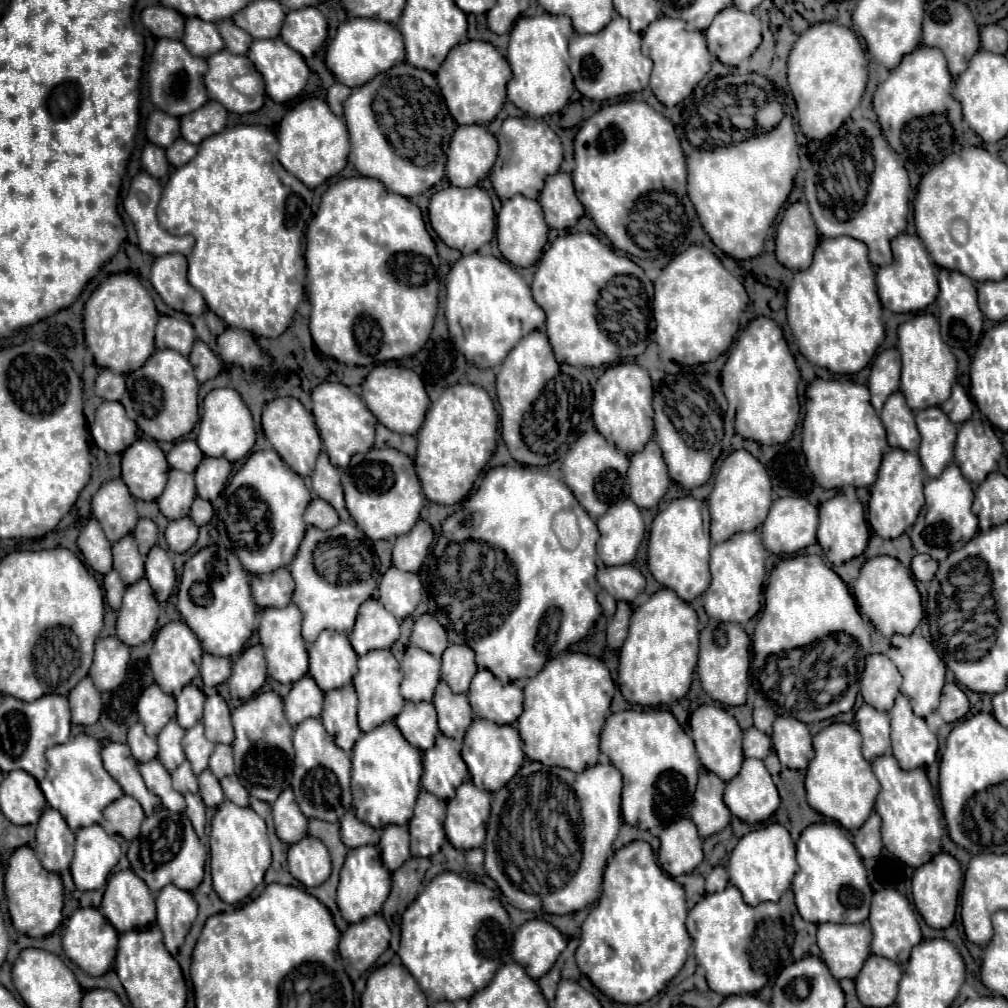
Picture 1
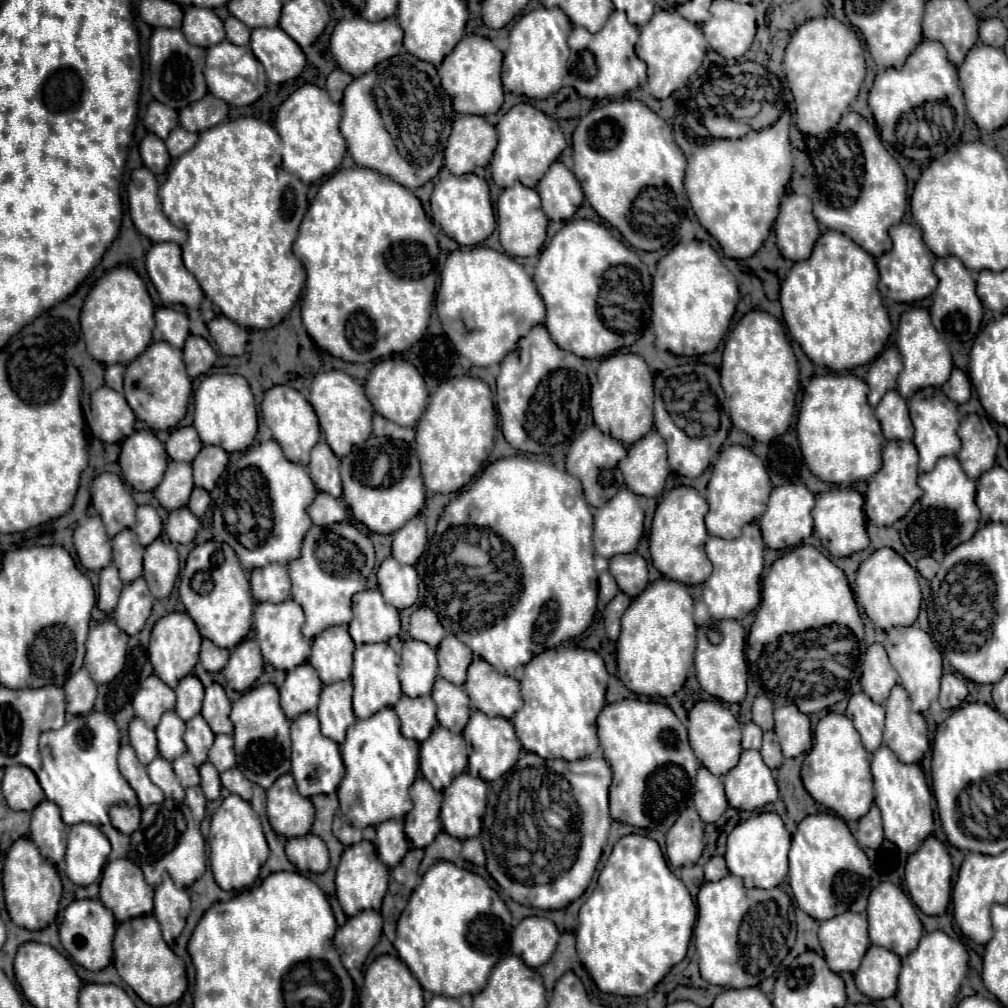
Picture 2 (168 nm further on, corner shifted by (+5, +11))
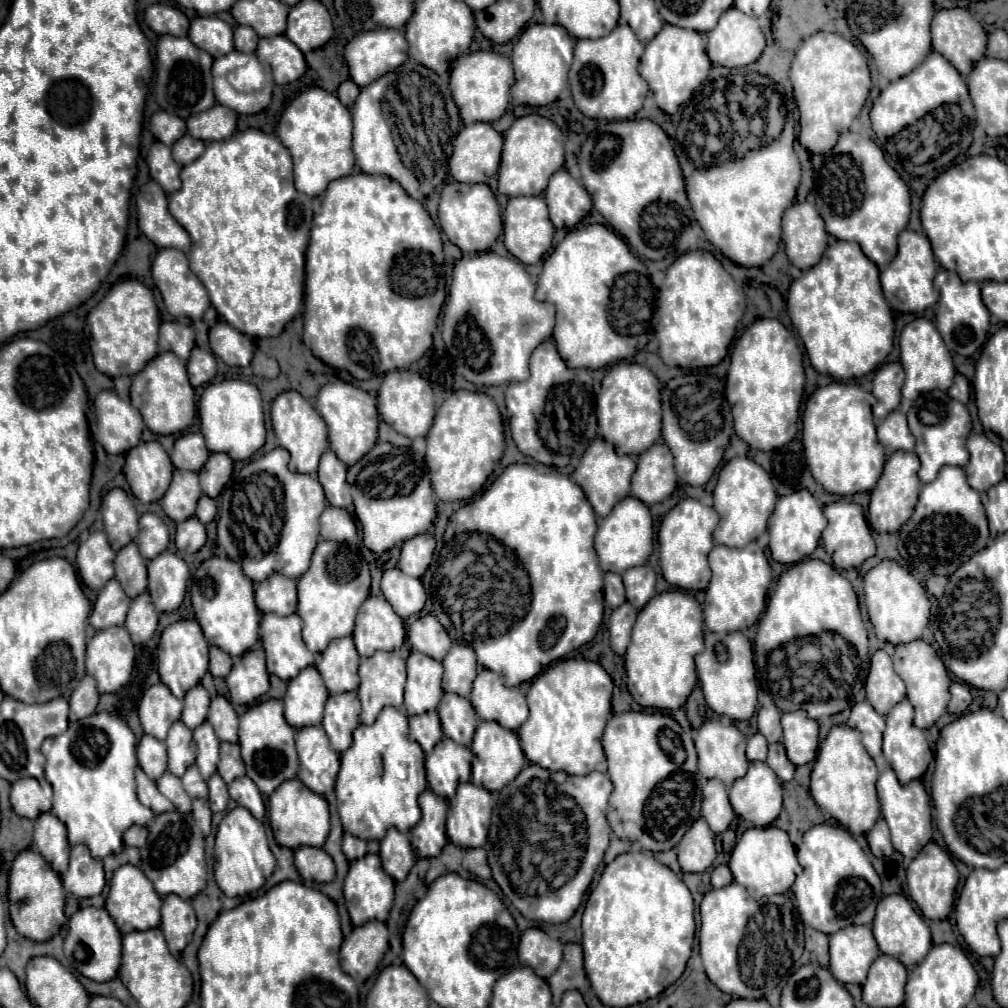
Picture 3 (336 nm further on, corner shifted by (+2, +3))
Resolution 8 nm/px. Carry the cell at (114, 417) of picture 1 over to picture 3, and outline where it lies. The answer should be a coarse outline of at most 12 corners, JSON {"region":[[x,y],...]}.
{"region":[[100,391],[87,411],[93,440],[110,455],[140,443],[130,401]]}

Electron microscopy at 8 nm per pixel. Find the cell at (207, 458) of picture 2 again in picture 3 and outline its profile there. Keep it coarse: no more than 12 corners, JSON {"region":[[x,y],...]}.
{"region":[[212,453],[200,469],[202,493],[218,497],[232,477],[232,459]]}

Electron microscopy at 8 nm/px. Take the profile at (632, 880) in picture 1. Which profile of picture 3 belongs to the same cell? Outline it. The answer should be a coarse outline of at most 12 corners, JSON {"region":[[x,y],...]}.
{"region":[[622,853],[582,915],[608,1007],[686,967],[694,901],[652,853]]}

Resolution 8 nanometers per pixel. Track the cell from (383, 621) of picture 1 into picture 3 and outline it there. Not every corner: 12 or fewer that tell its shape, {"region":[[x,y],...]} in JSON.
{"region":[[384,597],[356,617],[360,657],[402,647],[404,623]]}

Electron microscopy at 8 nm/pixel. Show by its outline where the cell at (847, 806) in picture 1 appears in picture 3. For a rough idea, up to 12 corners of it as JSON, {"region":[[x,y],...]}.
{"region":[[848,725],[820,745],[810,793],[852,835],[880,817],[878,769]]}

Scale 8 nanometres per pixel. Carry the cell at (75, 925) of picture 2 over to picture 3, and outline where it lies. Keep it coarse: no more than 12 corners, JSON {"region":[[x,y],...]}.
{"region":[[104,909],[68,921],[64,955],[100,983],[118,975],[122,935]]}

